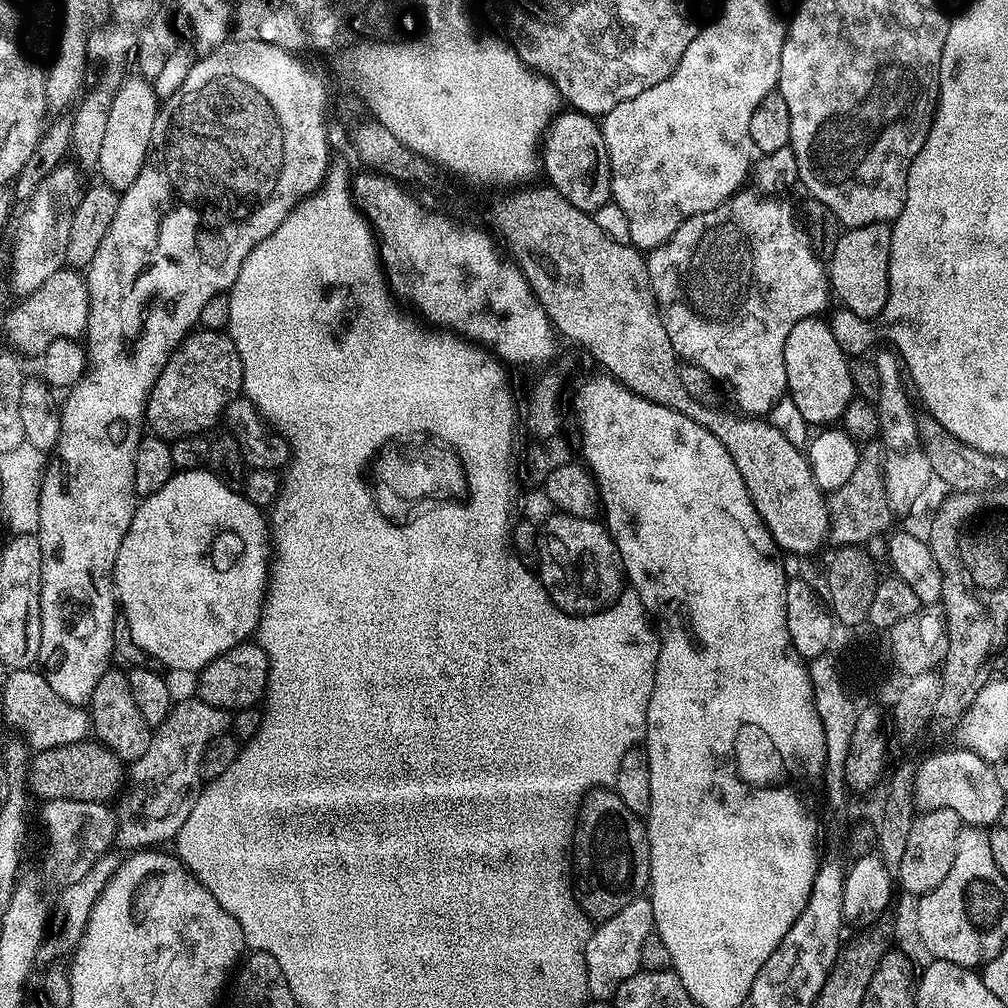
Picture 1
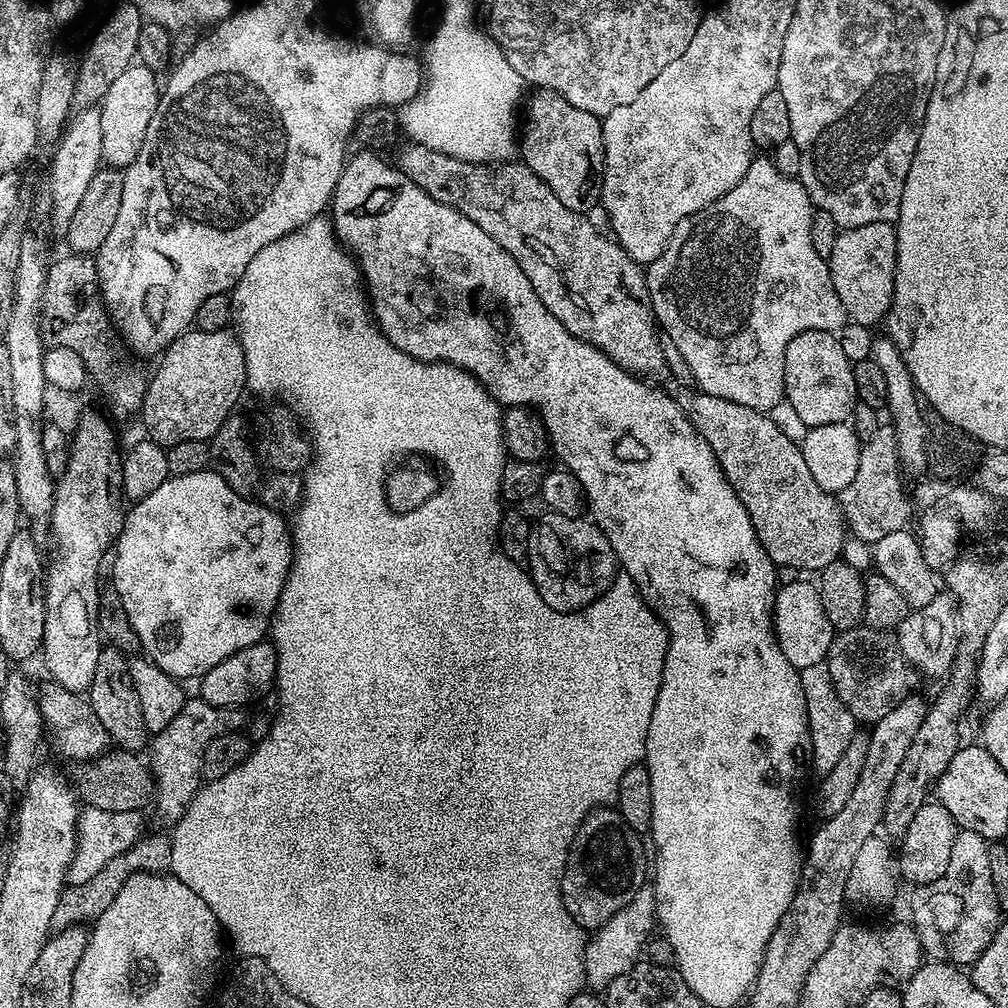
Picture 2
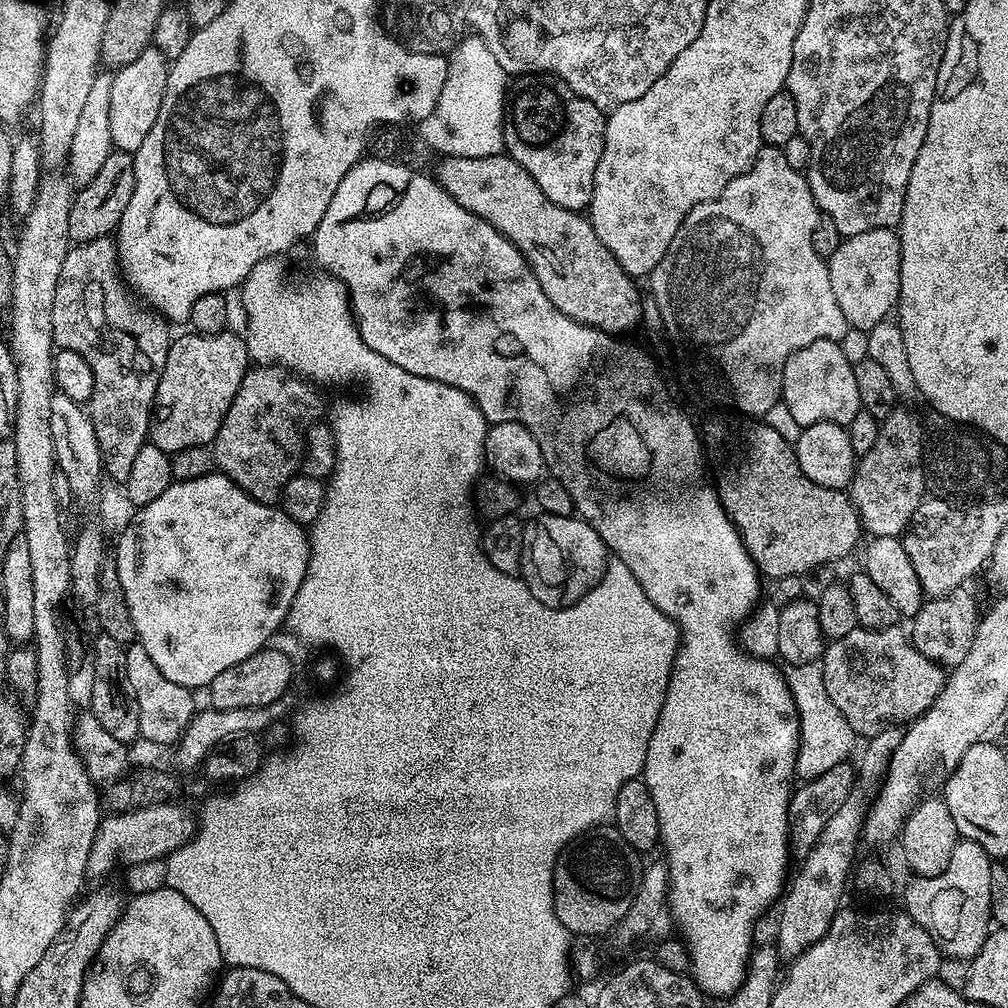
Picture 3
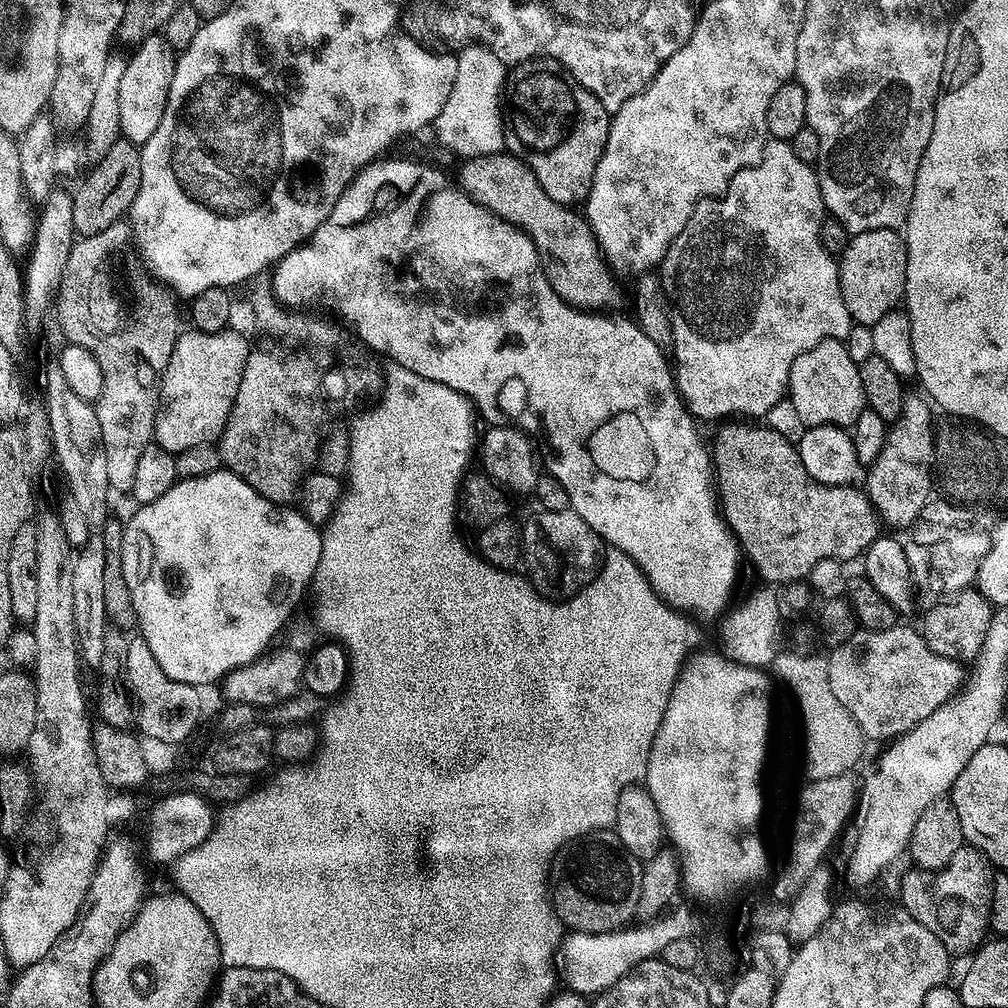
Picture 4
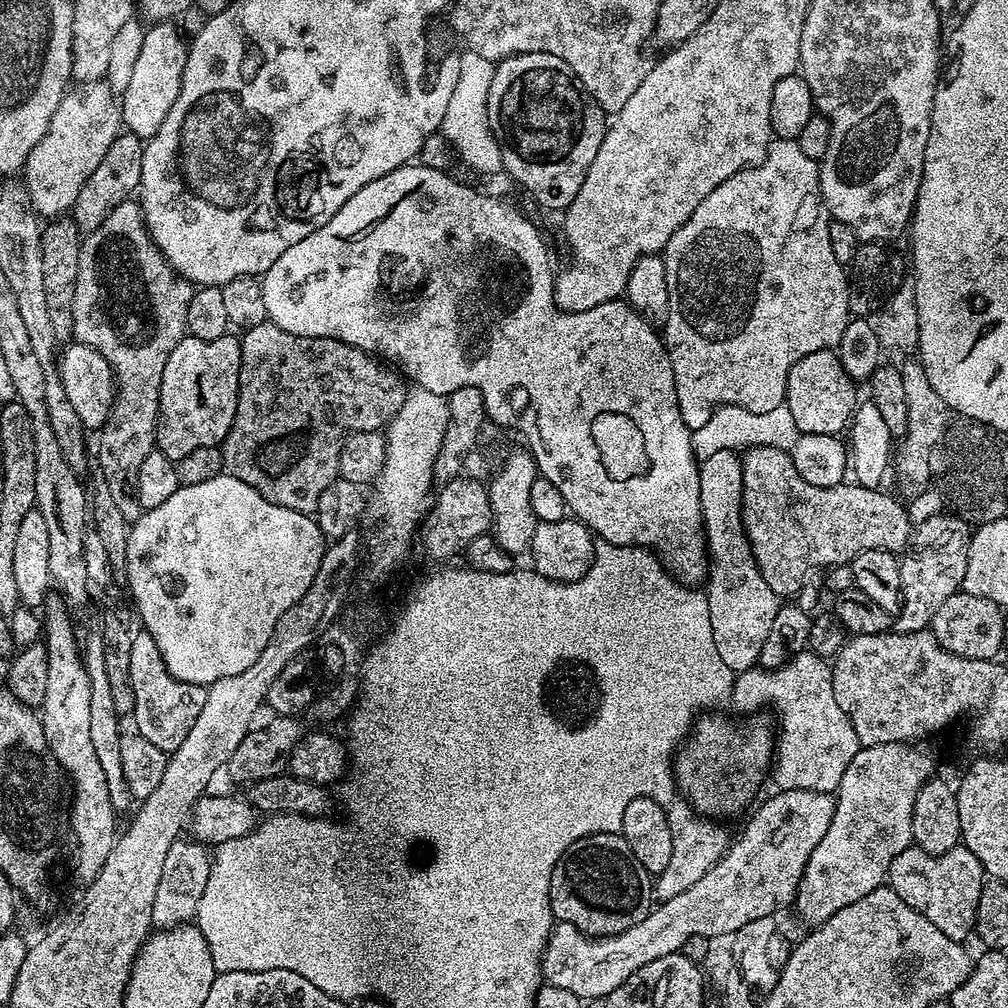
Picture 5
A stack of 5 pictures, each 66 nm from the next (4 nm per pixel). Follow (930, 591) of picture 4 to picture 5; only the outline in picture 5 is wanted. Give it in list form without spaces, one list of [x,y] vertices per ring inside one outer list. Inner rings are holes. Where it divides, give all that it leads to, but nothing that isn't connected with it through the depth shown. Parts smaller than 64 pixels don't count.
[[[937,512],[919,521],[913,529],[906,552],[908,558],[903,559],[900,567],[903,606],[893,621],[893,629],[900,633],[925,631],[931,625],[938,608],[962,587],[968,562],[968,555],[963,550],[966,542],[960,534],[964,526],[954,517],[942,514]]]

